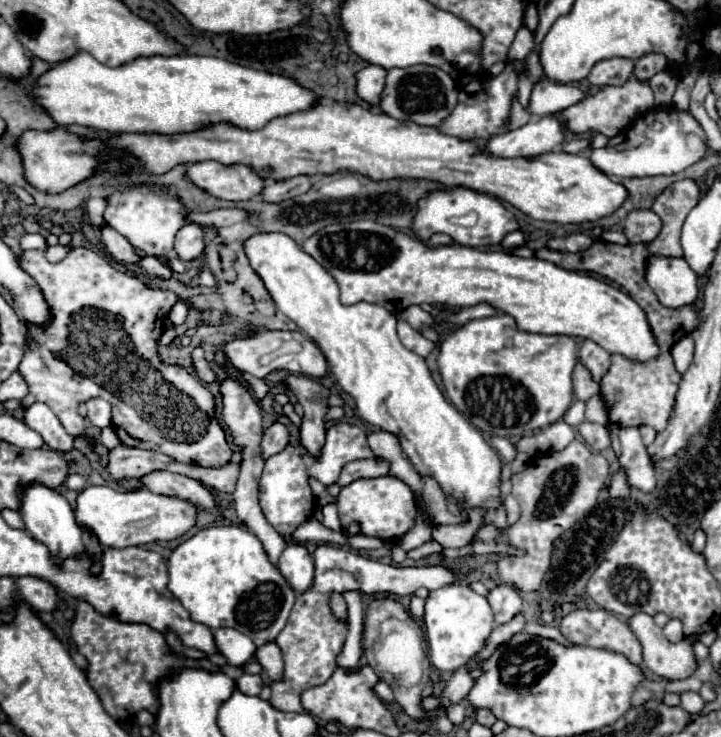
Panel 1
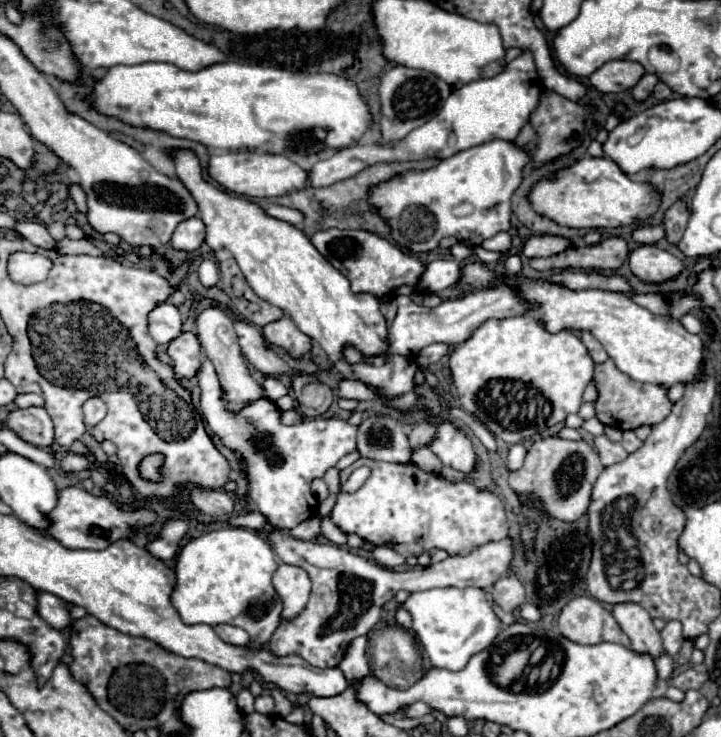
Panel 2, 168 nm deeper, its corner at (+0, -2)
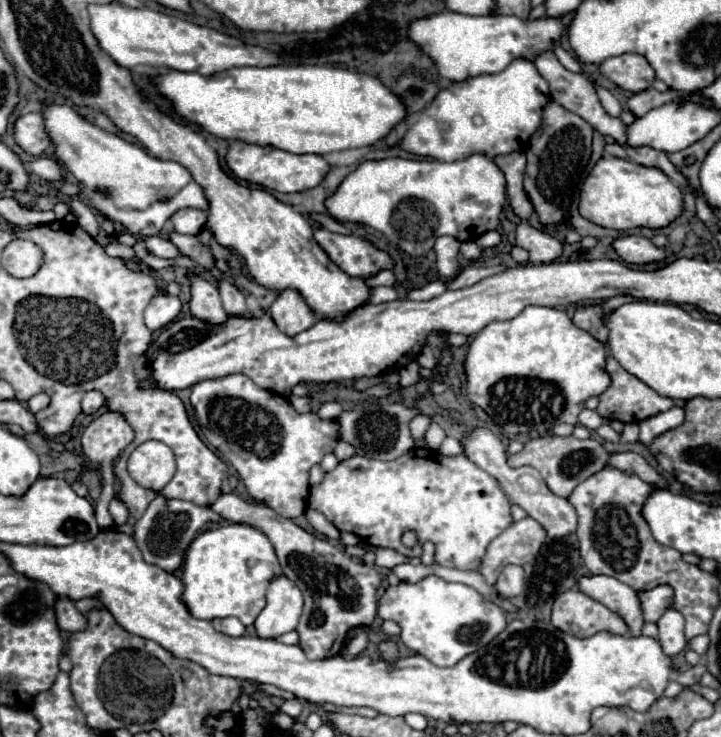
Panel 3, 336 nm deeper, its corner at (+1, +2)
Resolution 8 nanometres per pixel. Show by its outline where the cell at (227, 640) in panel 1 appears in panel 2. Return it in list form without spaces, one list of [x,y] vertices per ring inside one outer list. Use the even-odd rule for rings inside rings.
[[[217,624],[215,632],[221,640],[225,640],[233,646],[247,646],[249,644],[249,634],[243,628],[237,628],[231,624]]]

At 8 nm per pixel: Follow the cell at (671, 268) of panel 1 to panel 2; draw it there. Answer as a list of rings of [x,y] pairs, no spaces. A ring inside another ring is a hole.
[[[639,246],[629,254],[629,268],[643,282],[665,282],[675,278],[685,266],[677,256],[659,246]]]

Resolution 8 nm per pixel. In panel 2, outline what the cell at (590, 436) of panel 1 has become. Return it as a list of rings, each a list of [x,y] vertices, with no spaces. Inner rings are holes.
[[[605,436],[595,438],[595,448],[597,448],[599,456],[601,456],[603,466],[613,466],[613,464],[617,464],[617,462],[621,462],[621,460],[625,460],[629,456],[619,442],[611,442]]]

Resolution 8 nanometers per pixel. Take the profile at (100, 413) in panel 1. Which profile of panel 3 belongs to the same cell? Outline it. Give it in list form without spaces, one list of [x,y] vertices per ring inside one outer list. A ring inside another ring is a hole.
[[[92,390],[92,392],[86,392],[84,394],[84,400],[82,400],[82,412],[84,414],[96,414],[102,406],[104,406],[104,396],[102,396],[102,392],[96,392],[96,390]]]

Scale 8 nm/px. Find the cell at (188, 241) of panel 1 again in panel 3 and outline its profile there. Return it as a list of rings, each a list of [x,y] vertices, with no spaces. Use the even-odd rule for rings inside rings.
[[[184,208],[184,210],[178,210],[170,220],[178,234],[196,236],[196,234],[200,234],[200,230],[206,224],[206,212],[194,210],[194,208]]]

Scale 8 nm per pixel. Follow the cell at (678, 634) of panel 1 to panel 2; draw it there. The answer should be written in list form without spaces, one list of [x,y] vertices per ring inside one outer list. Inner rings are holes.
[[[677,620],[667,622],[665,628],[661,630],[661,640],[663,640],[663,648],[667,654],[671,654],[671,656],[679,654],[681,644],[685,642],[685,638],[681,634],[681,622],[677,622]]]

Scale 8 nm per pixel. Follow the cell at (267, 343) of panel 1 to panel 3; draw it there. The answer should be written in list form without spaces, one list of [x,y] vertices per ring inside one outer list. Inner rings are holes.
[[[296,290],[280,292],[276,302],[270,306],[270,316],[276,322],[278,330],[288,336],[296,336],[318,322],[314,312]]]

